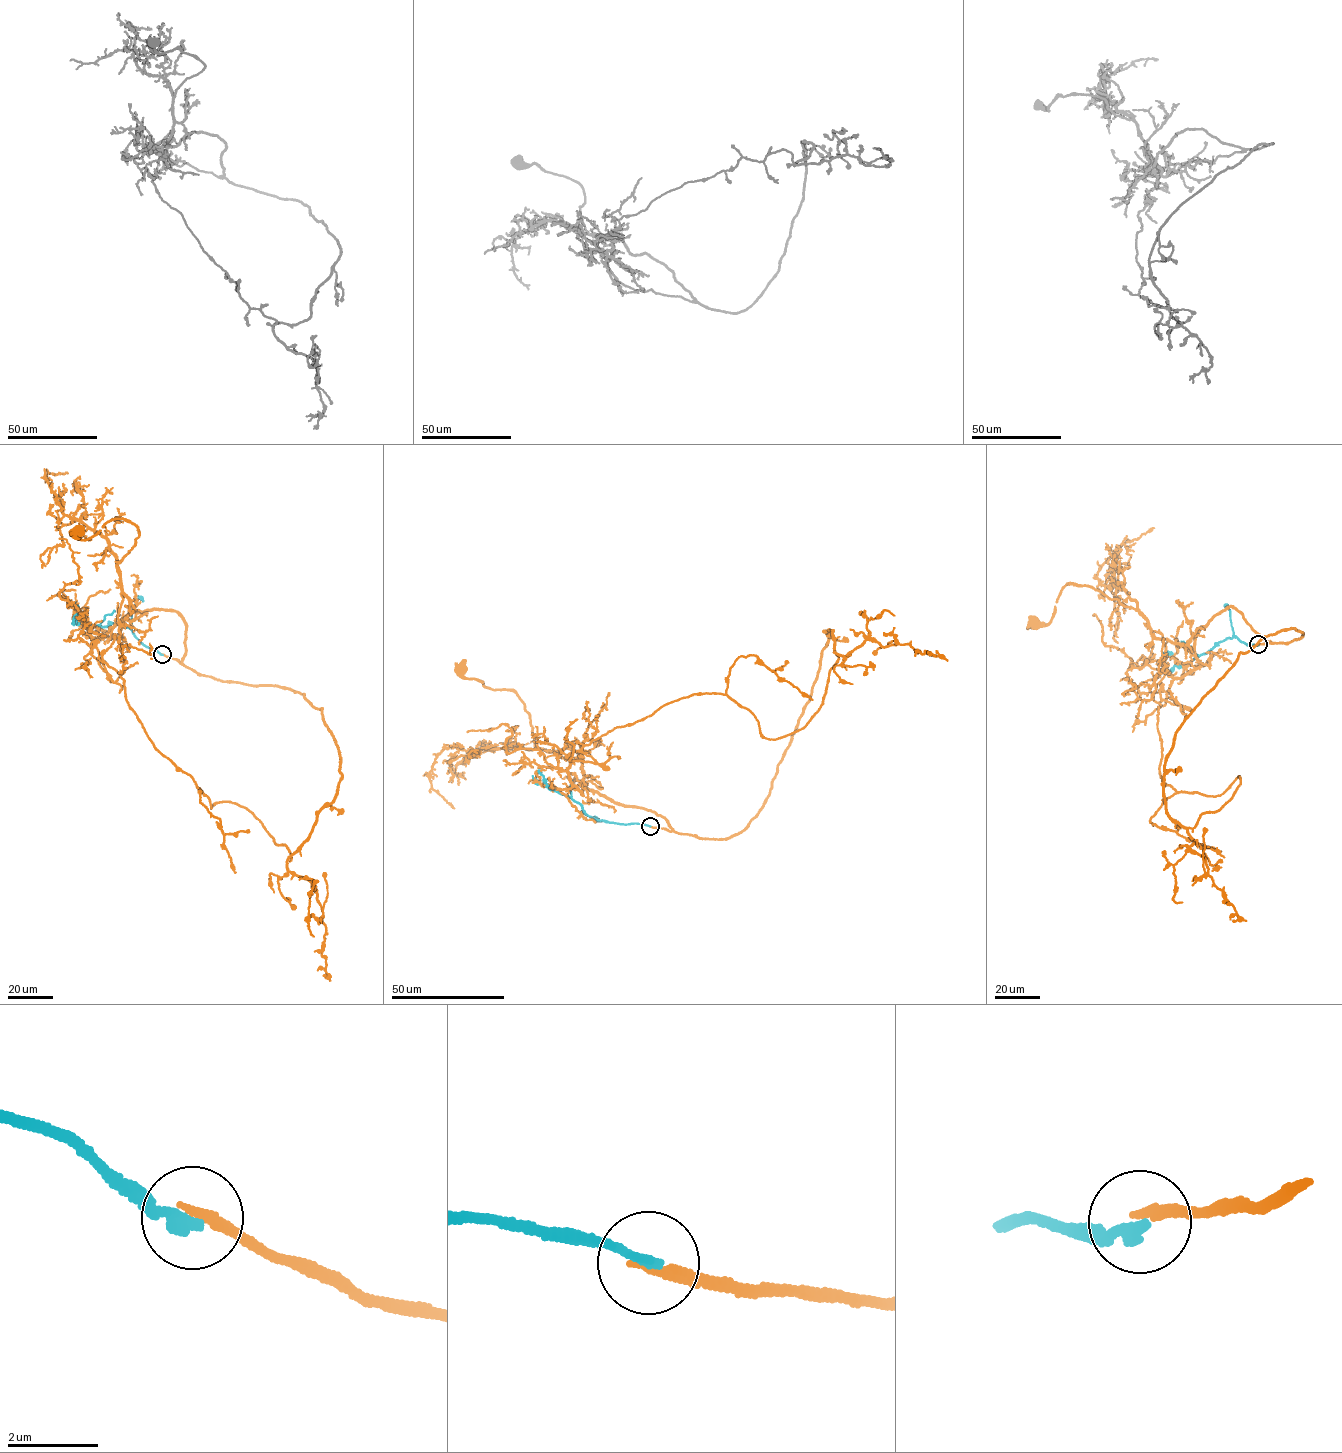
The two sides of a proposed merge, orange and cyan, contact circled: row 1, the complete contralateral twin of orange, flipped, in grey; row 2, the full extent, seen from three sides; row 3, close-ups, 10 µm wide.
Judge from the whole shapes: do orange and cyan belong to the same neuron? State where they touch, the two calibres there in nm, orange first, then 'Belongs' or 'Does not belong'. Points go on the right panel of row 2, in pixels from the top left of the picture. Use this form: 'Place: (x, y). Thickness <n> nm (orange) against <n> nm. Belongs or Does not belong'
Place: (1258, 644). Thickness 240 nm (orange) against 240 nm. Does not belong

